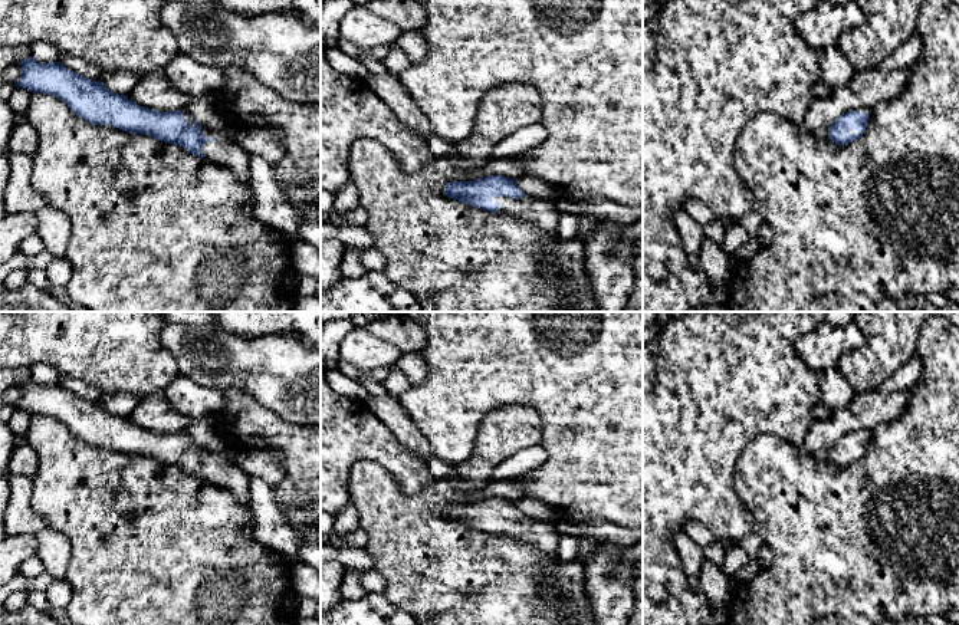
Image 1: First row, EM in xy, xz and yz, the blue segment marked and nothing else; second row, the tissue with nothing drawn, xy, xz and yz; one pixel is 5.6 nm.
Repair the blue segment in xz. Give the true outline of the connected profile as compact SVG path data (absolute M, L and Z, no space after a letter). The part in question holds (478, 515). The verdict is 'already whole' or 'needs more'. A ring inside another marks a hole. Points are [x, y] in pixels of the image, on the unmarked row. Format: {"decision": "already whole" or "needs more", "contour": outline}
{"decision": "needs more", "contour": "M487 497L474 503L450 503L444 509L444 516L480 532L533 545L542 553L558 557L559 533L555 523L525 516L515 501L505 497Z"}

